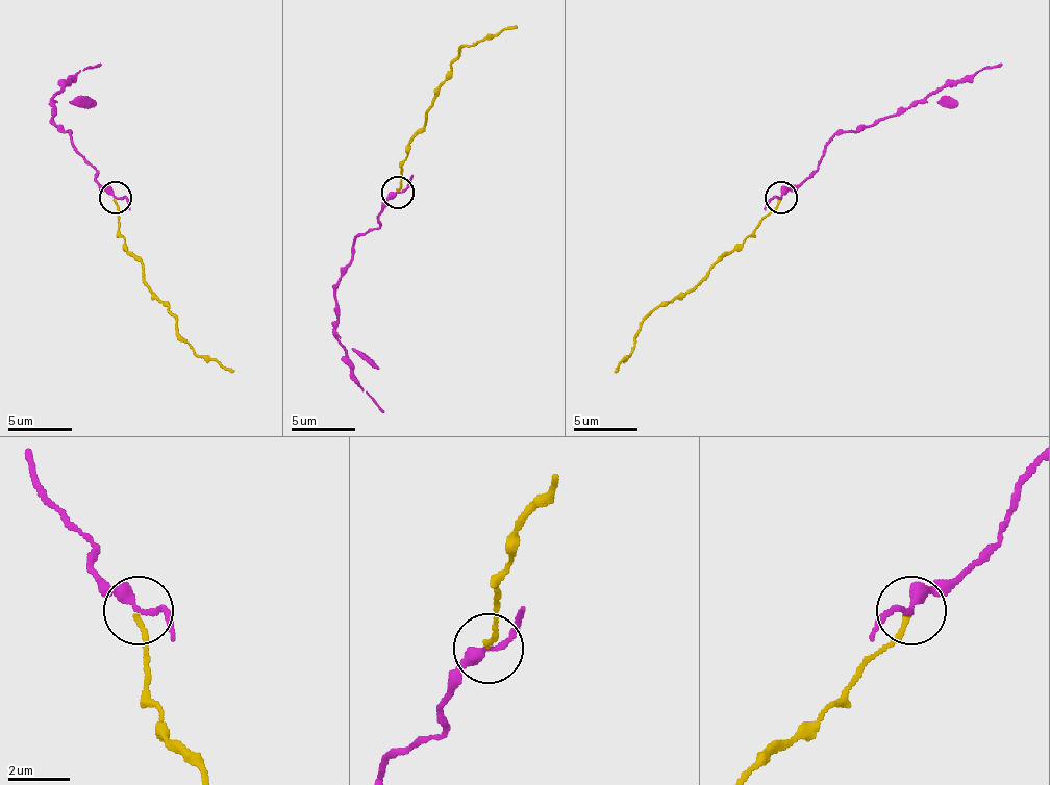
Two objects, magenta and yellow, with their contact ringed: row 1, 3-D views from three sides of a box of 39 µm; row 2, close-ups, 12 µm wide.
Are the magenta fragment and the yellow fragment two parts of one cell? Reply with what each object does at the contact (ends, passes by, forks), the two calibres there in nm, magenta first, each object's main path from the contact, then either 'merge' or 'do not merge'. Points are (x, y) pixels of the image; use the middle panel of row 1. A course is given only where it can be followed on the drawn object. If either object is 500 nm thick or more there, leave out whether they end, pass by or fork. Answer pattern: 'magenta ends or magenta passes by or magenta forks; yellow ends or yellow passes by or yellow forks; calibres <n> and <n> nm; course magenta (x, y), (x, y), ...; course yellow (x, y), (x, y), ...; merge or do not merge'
magenta passes by; yellow ends; calibres 280 and 140 nm; course magenta (399, 191), (379, 226), (354, 242), (334, 293), (338, 340), (351, 376), (382, 411); course yellow (399, 191), (408, 144), (459, 57), (459, 51), (517, 25); merge

